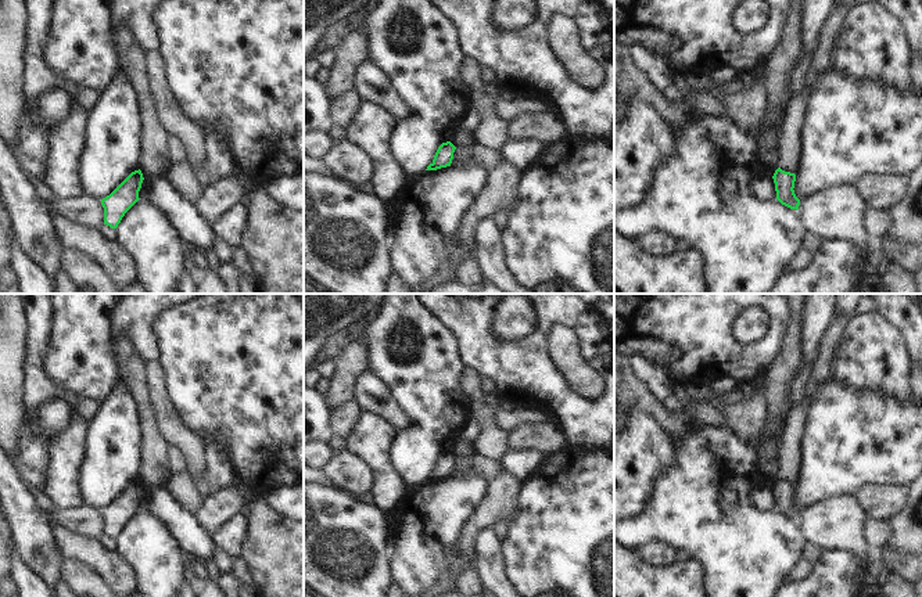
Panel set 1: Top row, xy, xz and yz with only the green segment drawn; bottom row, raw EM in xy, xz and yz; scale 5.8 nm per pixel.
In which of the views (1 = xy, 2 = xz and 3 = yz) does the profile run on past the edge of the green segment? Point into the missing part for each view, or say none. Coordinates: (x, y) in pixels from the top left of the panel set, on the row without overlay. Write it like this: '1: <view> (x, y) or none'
1: none
2: none
3: none

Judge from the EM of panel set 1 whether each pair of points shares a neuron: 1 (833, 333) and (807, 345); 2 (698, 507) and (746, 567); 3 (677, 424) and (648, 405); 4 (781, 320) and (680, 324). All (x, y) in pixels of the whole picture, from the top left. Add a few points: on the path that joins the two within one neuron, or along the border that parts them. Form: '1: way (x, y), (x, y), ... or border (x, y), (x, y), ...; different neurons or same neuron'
1: border (832, 322), (820, 342); different neurons
2: way (713, 522), (742, 551); same neuron
3: way (670, 423), (655, 409); same neuron
4: way (766, 348), (760, 353), (720, 353), (707, 341); same neuron

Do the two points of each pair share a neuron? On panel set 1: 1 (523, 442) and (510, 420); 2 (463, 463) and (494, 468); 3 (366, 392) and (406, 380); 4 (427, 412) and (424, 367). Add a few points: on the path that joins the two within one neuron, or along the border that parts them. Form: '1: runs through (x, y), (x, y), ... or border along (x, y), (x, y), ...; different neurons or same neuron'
1: border along (545, 421), (522, 423), (508, 431); different neurons
2: runs through (470, 464), (487, 468); same neuron
3: border along (368, 370), (386, 388), (404, 414); different neurons
4: runs through (427, 401), (424, 378); same neuron

